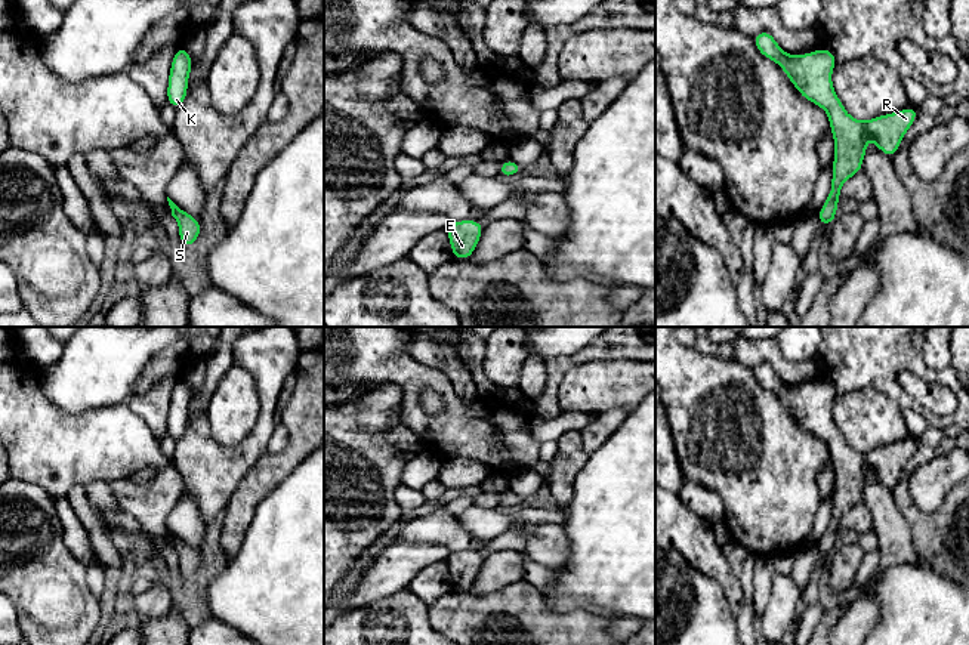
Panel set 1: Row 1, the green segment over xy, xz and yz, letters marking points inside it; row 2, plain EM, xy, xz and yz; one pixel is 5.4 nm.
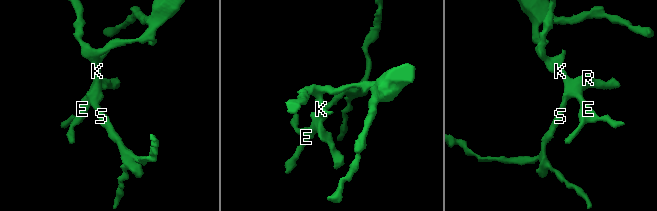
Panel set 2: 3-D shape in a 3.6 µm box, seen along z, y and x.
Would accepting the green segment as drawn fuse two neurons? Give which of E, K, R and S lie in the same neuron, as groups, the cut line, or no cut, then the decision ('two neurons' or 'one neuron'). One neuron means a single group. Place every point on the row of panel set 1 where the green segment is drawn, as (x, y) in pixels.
E K R S; no cut; one neuron

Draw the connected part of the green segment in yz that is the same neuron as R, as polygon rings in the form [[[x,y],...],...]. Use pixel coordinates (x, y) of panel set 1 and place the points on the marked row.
[[[760,31],[753,37],[756,49],[768,59],[777,62],[787,74],[793,86],[806,99],[821,107],[830,120],[834,139],[834,160],[831,191],[818,212],[818,225],[827,225],[836,219],[842,185],[861,172],[862,158],[867,152],[865,141],[871,138],[877,148],[888,157],[898,151],[905,132],[917,117],[917,108],[908,107],[898,112],[860,121],[851,117],[837,98],[831,72],[837,62],[825,47],[800,56],[786,53],[771,33]]]

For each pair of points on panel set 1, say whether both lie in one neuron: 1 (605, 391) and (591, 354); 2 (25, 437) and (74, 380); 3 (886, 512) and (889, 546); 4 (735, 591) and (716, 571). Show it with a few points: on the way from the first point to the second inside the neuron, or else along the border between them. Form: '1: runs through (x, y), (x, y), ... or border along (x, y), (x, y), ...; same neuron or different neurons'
1: border along (629, 360), (589, 360), (573, 366), (562, 376); different neurons
2: border along (33, 375), (45, 397), (62, 413), (86, 412); different neurons
3: runs through (888, 521), (889, 537); same neuron
4: runs through (731, 586), (721, 576); same neuron

